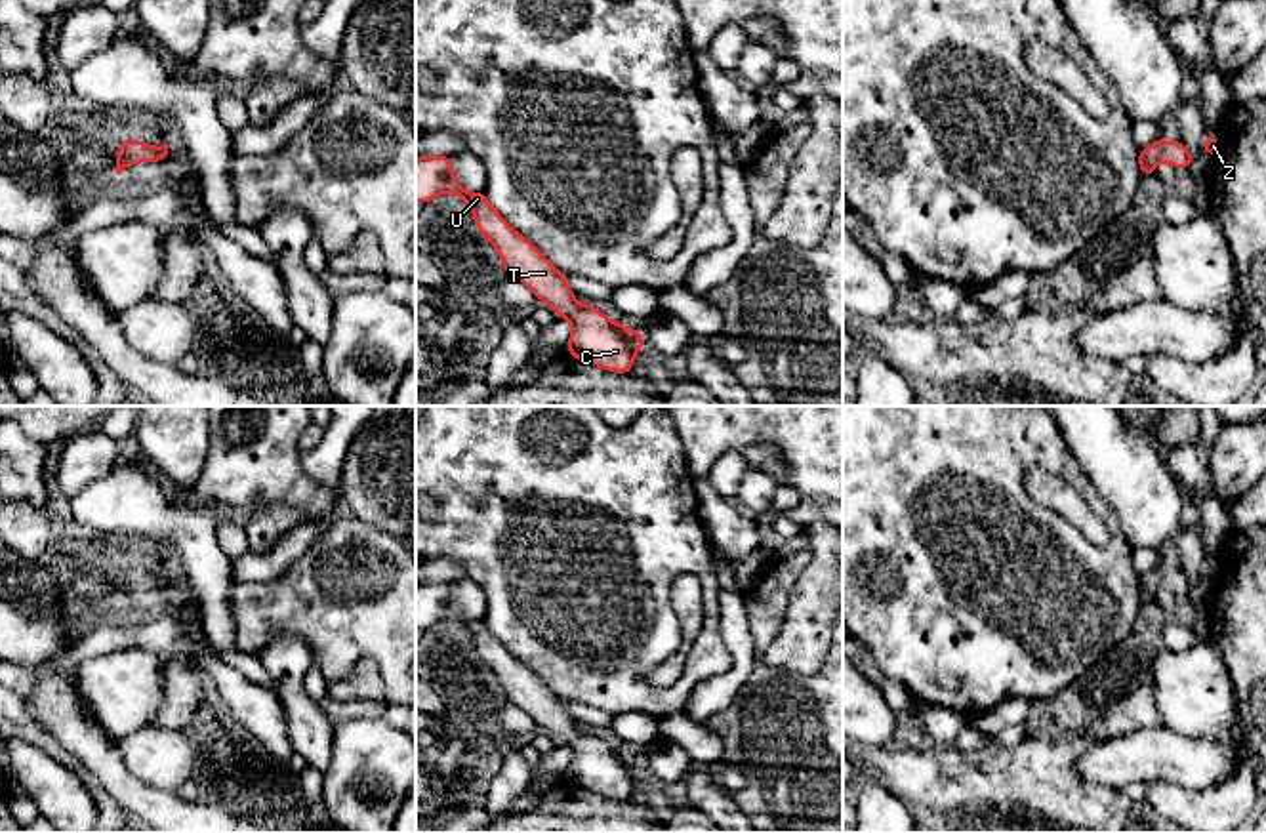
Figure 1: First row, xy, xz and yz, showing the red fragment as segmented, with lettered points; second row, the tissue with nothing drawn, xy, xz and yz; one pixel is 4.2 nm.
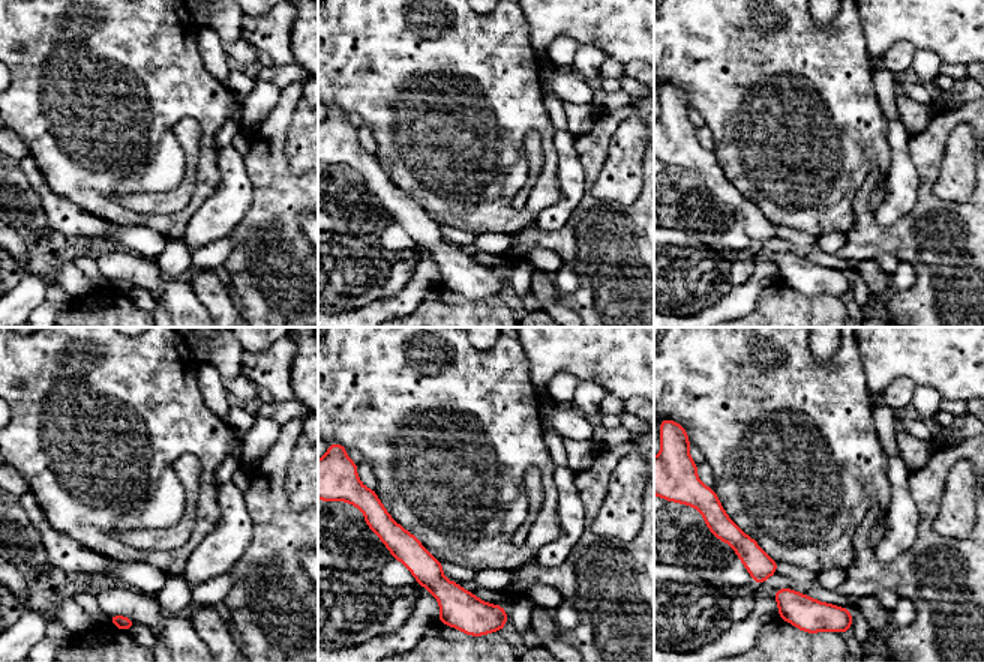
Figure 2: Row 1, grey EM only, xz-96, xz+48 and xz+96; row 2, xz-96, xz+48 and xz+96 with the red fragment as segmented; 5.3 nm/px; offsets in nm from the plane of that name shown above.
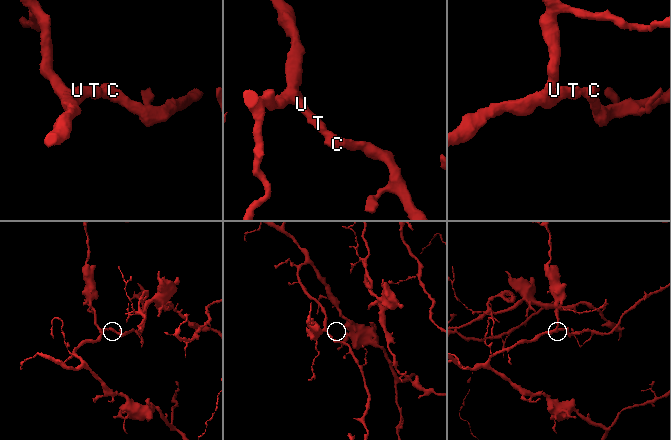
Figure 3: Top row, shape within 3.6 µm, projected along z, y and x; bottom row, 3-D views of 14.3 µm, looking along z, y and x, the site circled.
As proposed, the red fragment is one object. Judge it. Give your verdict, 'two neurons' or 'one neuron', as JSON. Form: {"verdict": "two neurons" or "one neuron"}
{"verdict": "one neuron"}

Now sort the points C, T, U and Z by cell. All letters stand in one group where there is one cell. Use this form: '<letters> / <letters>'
C T U Z

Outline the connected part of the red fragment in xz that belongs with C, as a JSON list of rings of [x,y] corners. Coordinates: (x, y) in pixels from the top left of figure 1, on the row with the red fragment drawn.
[[[452,154],[416,158],[416,202],[458,194],[473,212],[479,234],[500,254],[503,273],[517,276],[574,330],[566,353],[606,372],[629,374],[635,355],[646,347],[639,330],[610,320],[595,303],[580,305],[559,271],[532,242],[517,233],[484,193],[465,191],[452,173]]]

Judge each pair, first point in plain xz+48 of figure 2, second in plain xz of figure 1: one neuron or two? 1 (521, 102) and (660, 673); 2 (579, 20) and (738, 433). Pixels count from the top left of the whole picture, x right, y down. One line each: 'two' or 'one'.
1: two
2: one

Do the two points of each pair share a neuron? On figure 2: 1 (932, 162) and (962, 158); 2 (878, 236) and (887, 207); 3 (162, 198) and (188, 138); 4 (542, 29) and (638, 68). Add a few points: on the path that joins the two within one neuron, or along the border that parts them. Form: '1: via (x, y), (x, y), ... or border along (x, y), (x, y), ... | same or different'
1: border along (956, 128), (947, 141), (935, 195) | different
2: border along (912, 209), (888, 225), (881, 225), (873, 218) | different
3: via (180, 192), (189, 182), (191, 156) | same
4: border along (638, 60), (624, 65) | different

